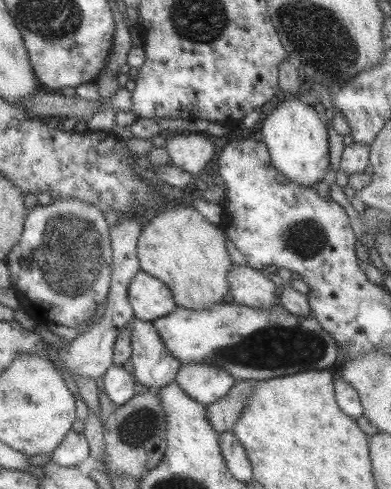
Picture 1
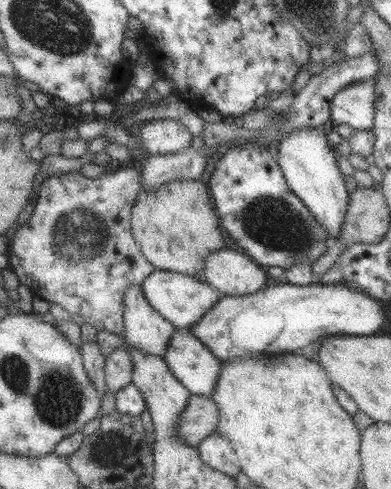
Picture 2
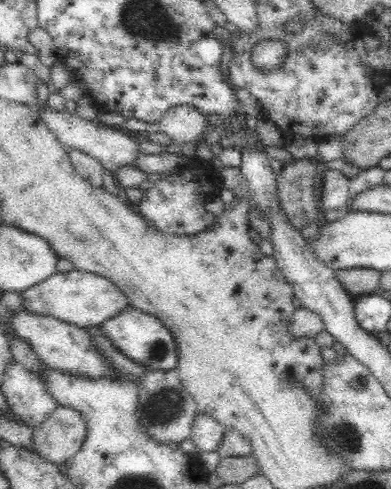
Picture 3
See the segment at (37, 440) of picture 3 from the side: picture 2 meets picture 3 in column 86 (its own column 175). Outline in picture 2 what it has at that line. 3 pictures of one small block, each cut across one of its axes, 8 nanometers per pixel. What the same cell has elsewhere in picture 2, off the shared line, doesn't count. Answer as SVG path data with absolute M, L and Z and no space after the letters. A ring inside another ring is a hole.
M191 394L185 410L181 412L175 424L175 430L179 438L183 438L183 442L197 448L205 440L205 436L217 430L217 426L219 426L217 406L211 402L211 398Z

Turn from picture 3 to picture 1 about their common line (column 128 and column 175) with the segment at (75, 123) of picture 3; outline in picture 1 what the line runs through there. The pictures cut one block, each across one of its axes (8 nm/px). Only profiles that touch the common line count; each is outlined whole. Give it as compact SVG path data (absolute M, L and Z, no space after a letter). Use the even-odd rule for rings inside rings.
M189 132L167 138L165 150L169 152L173 166L179 166L183 172L189 172L193 176L195 174L199 176L205 164L215 164L217 160L217 152L213 144L207 138Z

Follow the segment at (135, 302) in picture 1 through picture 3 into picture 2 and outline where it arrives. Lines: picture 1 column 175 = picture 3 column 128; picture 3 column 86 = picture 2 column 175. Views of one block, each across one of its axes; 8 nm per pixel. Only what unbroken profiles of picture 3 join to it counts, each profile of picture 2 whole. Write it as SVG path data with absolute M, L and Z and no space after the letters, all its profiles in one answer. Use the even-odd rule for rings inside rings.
M165 270L151 272L141 284L141 294L143 294L143 300L149 304L149 308L153 308L153 312L157 312L157 316L171 322L175 330L189 330L191 326L197 326L199 318L217 300L223 298L223 294L219 294L209 284L197 282L195 278L181 276L181 274L175 274L175 272L165 272Z

